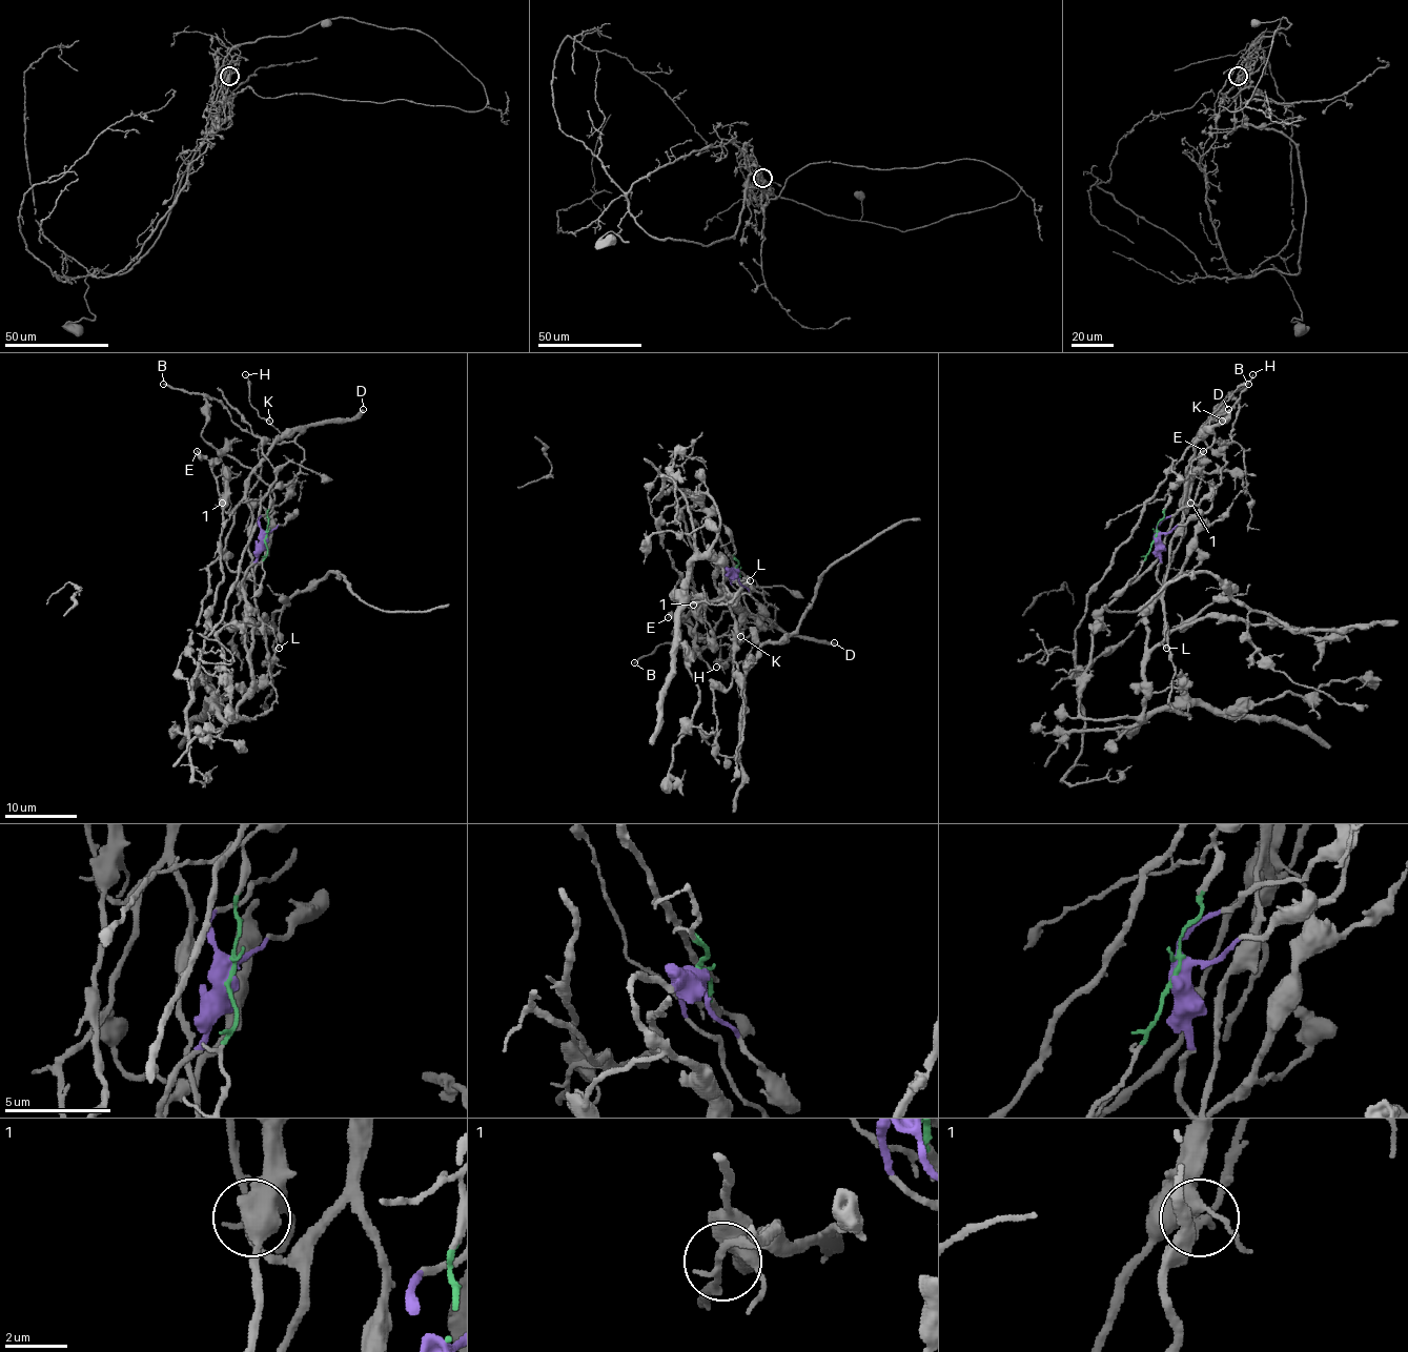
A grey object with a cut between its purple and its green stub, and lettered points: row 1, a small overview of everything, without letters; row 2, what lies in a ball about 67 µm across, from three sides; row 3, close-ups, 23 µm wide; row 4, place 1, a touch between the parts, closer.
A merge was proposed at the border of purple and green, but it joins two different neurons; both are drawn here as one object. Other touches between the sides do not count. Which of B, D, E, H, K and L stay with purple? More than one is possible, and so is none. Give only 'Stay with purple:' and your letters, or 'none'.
Stay with purple: none

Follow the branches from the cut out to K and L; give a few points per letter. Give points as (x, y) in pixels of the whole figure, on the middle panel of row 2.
K: (737, 570), (741, 582), (754, 588), (775, 609), (768, 629), (767, 619), (742, 621), (737, 627), (741, 636)
L: (737, 570), (741, 582), (775, 609), (768, 629), (767, 619), (718, 598), (725, 577), (750, 580)

